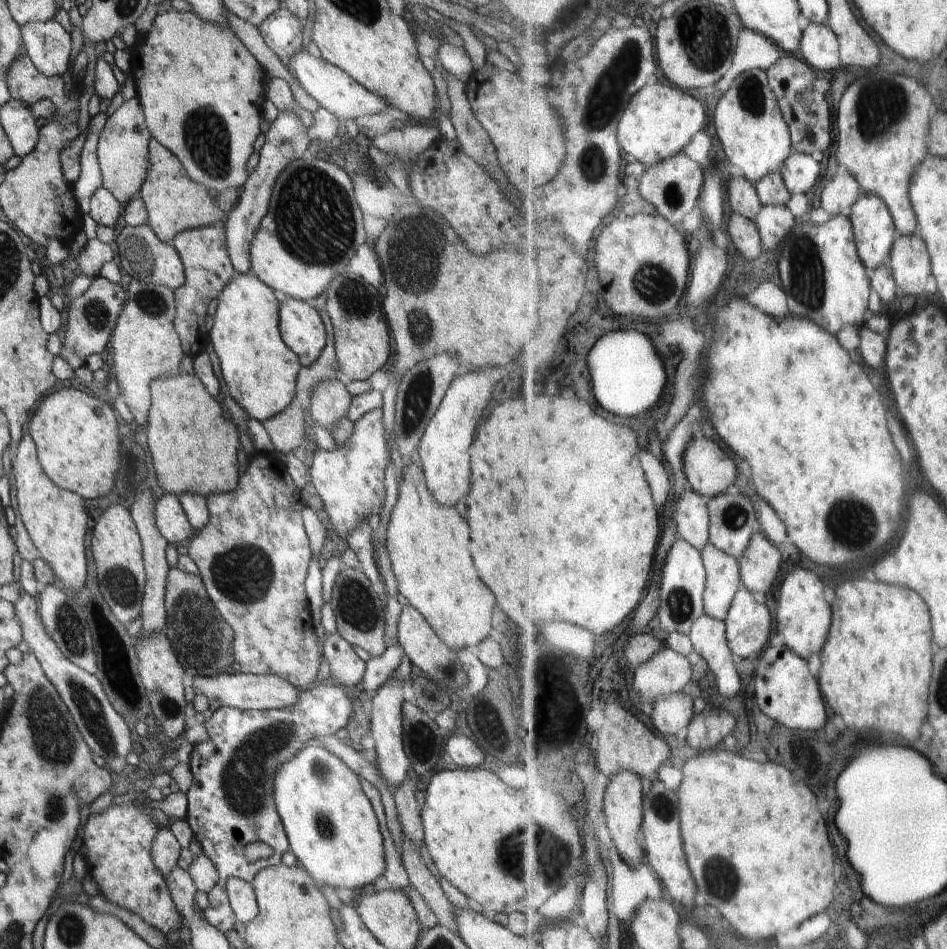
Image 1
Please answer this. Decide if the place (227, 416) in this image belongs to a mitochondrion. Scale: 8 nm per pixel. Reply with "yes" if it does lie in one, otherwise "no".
no

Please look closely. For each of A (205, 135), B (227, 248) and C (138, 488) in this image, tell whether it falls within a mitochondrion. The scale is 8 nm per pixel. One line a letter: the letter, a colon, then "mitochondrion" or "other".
A: mitochondrion
B: other
C: other

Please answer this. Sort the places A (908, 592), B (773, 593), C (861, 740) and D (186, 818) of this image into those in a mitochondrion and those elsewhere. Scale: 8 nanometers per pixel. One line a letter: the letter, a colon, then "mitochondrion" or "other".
A: other
B: other
C: other
D: other

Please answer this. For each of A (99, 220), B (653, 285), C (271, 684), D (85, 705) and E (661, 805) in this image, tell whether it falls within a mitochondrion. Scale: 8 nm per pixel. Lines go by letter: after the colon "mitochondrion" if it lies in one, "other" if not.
A: other
B: mitochondrion
C: other
D: mitochondrion
E: mitochondrion

